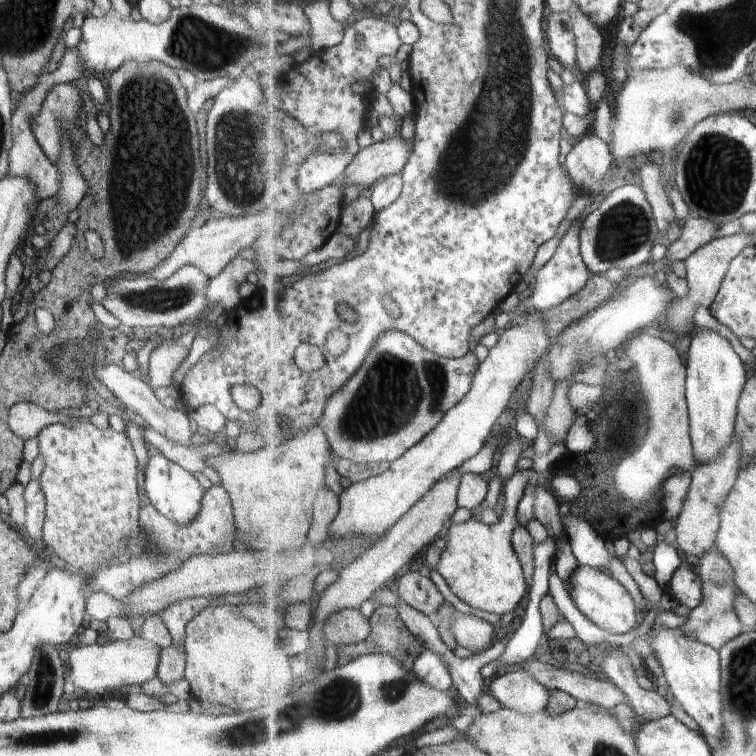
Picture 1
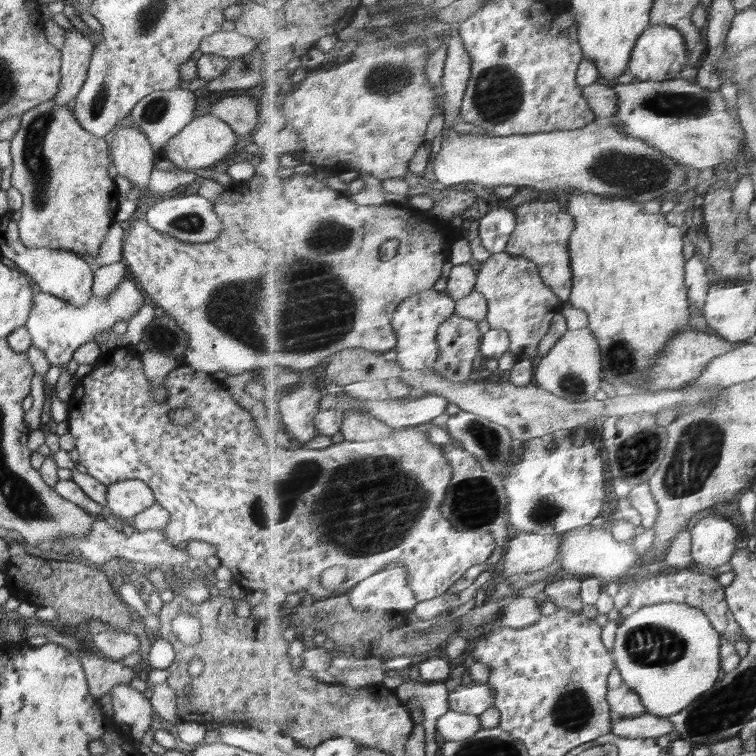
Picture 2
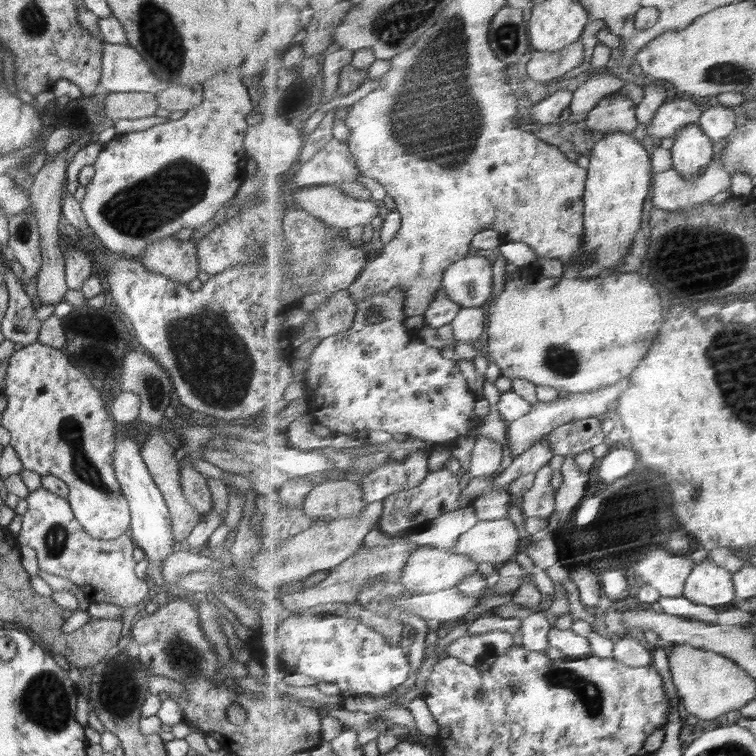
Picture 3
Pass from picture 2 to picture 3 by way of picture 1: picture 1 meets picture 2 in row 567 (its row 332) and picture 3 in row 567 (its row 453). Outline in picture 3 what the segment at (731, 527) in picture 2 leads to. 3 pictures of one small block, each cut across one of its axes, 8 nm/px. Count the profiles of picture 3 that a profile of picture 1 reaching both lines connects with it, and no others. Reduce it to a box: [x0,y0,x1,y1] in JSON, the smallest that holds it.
[684,560,739,609]

